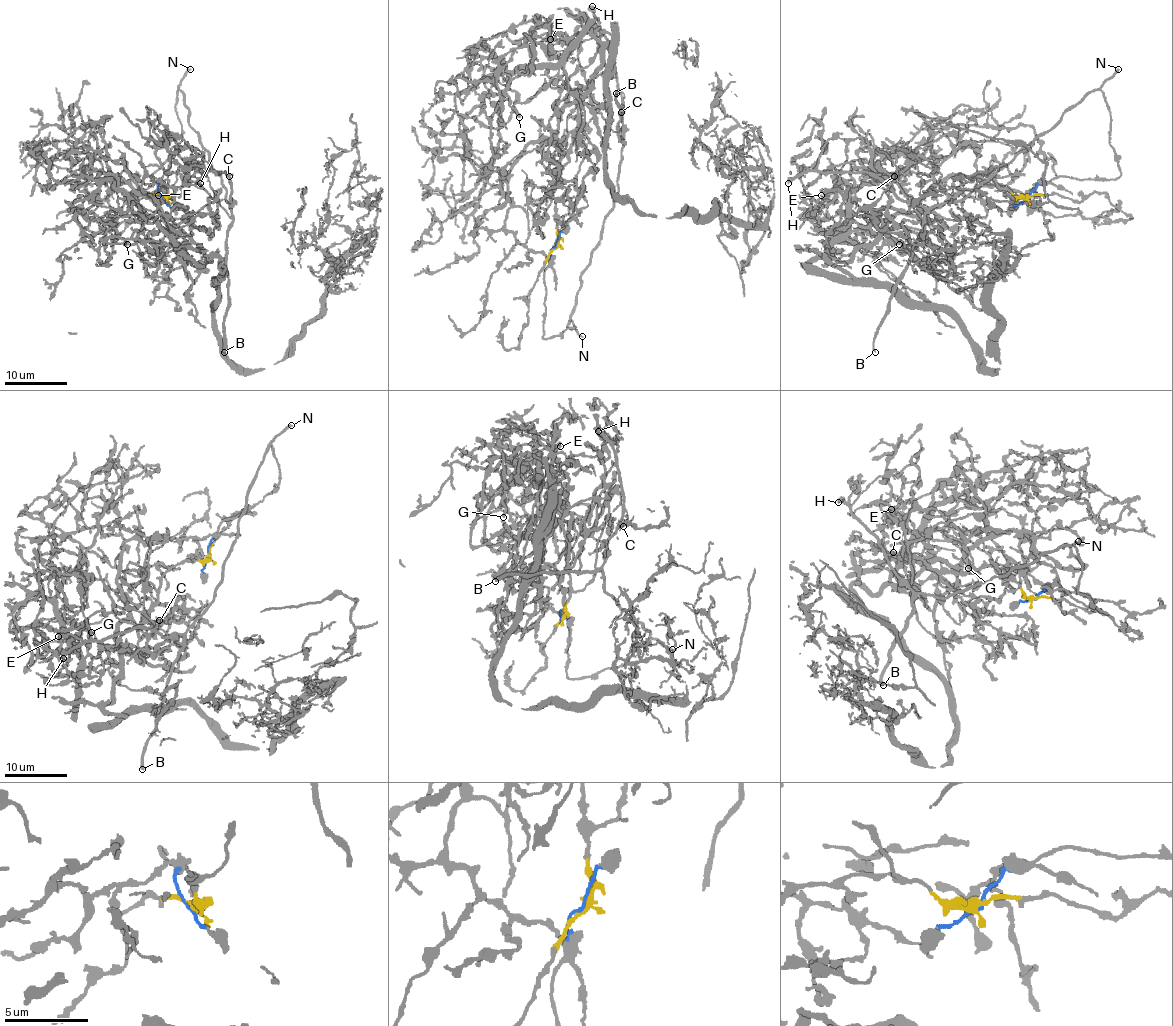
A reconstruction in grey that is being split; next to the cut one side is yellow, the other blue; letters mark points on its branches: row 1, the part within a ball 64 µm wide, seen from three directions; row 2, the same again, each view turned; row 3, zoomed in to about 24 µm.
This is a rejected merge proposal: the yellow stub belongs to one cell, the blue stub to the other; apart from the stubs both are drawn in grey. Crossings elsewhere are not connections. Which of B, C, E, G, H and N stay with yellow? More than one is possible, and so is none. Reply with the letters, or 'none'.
E, G

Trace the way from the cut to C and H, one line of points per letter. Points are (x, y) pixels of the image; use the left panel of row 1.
C: (163, 198), (151, 179), (182, 137), (176, 107), (179, 90), (188, 124), (221, 177), (230, 207), (229, 176)
H: (163, 198), (151, 179), (182, 137), (179, 90), (230, 207), (224, 173), (209, 171), (199, 184)

